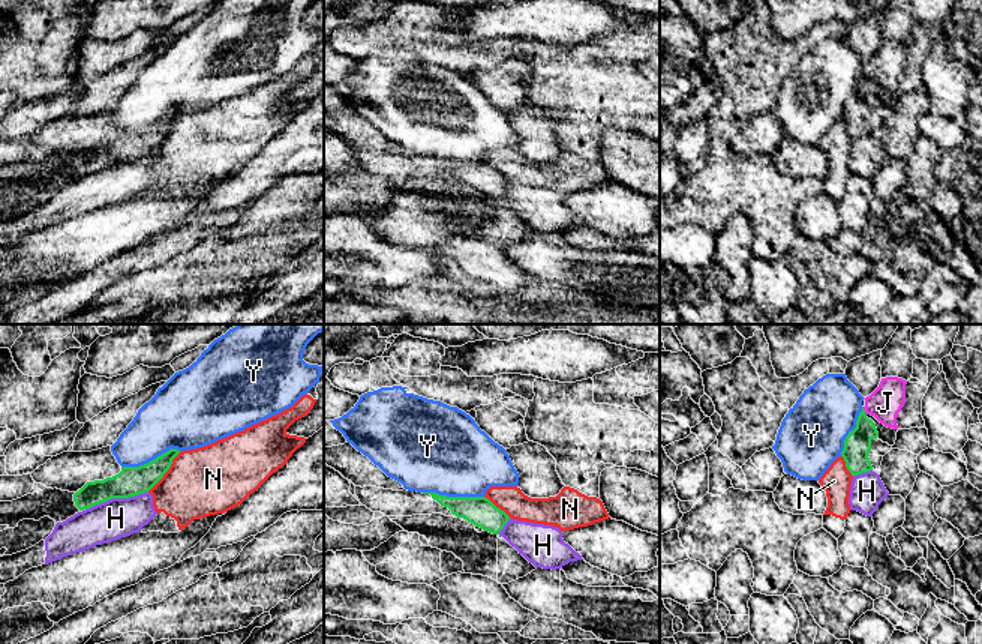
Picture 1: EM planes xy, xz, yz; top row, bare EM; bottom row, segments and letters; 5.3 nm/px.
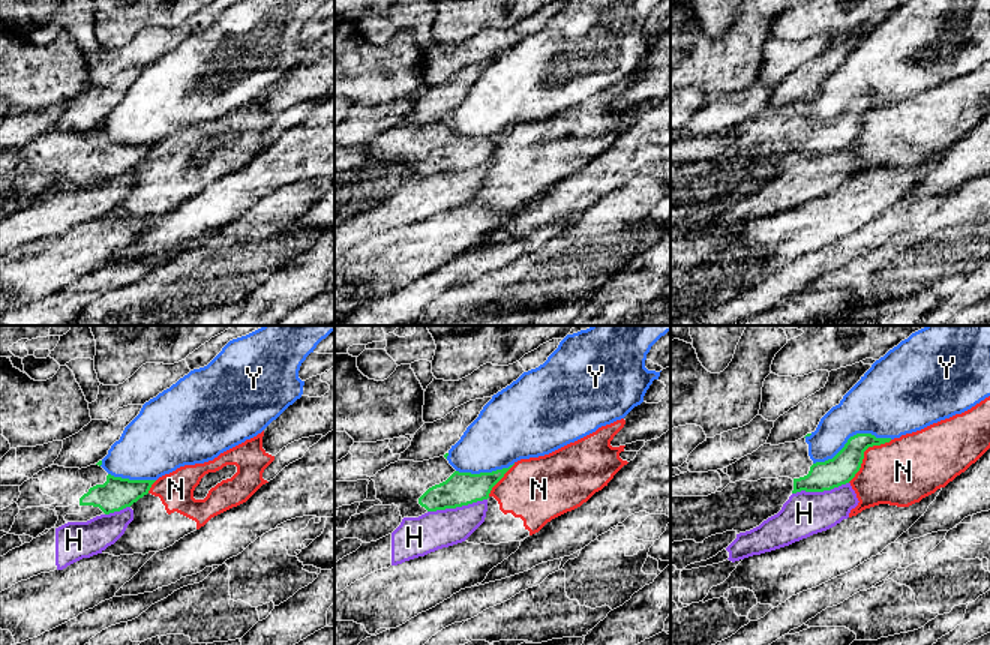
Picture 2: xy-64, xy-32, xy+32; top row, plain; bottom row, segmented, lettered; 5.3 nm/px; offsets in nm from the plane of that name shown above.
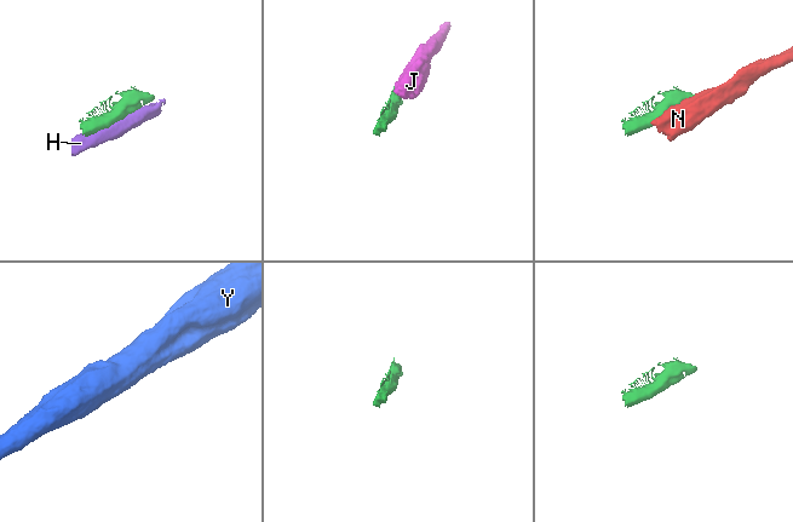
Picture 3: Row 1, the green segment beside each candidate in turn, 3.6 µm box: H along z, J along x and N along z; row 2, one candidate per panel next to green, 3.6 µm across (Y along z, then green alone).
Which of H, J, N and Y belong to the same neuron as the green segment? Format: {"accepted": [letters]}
{"accepted": ["J"]}

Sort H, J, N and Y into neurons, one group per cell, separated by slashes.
H / J / N / Y

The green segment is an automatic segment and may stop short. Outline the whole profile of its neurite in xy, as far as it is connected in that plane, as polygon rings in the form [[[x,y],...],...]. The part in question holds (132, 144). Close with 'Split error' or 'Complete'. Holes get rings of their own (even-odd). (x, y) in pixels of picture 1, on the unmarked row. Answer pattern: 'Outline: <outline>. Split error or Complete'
Outline: [[[111,110],[91,116],[63,116],[31,137],[36,147],[73,158],[79,174],[111,162],[129,162],[148,156],[169,134],[180,117],[169,113],[139,131],[121,131]]]. Split error

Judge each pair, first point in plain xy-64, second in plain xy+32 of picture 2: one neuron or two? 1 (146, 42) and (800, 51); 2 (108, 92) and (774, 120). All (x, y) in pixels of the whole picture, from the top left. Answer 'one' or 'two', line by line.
1: one
2: two

